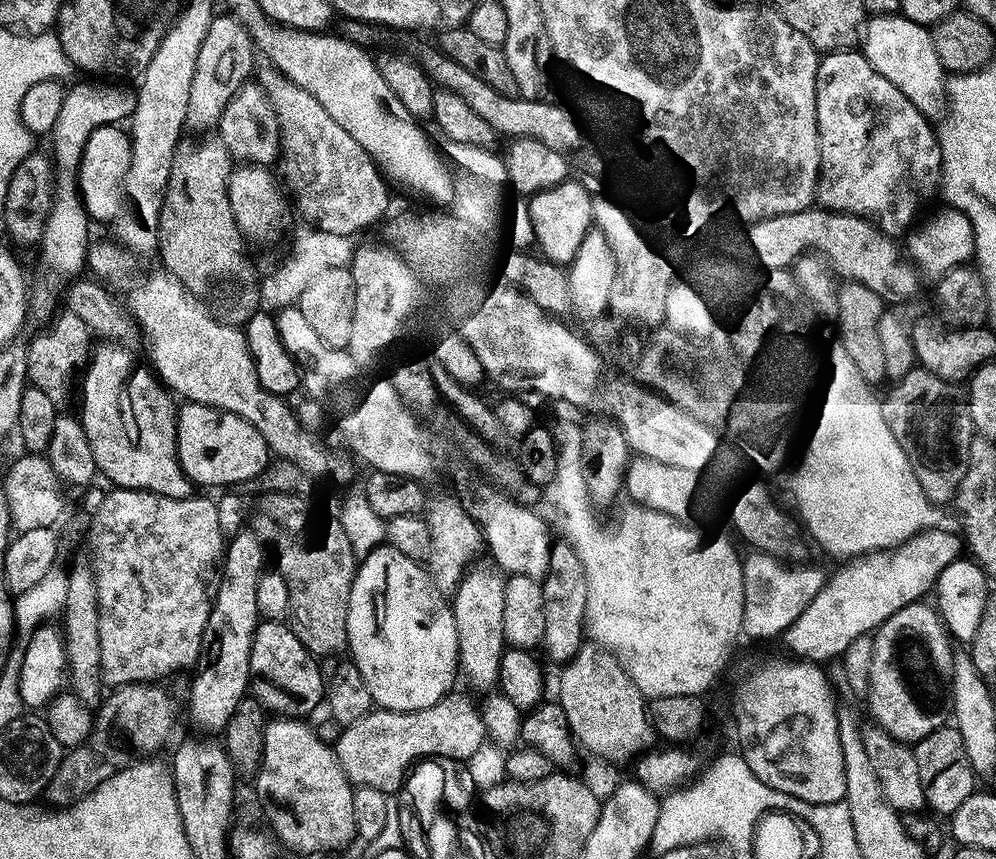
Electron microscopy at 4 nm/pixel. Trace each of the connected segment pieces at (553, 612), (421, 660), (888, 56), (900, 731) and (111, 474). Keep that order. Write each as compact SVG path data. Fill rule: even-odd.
M556 542L552 546L552 558L549 562L548 575L542 580L542 602L546 610L546 630L542 652L545 652L556 666L563 666L578 654L580 647L586 643L584 615L586 614L586 570L582 558L567 542Z
M387 542L380 544L368 556L363 557L359 561L356 577L353 580L353 588L350 590L346 630L348 631L347 651L352 651L349 652L350 659L358 666L358 670L362 670L362 678L366 678L366 686L370 686L373 705L396 712L422 711L424 708L431 708L453 691L452 683L455 682L456 676L458 680L458 665L460 662L460 647L458 646L454 614L445 593L436 589L436 584L433 582L427 567L421 561L406 558L406 554L394 550L391 544Z
M903 14L895 16L874 16L867 21L862 32L862 51L870 66L890 78L924 117L943 117L946 112L946 73L938 54L934 54L931 31L925 25L916 24Z
M917 602L898 610L876 629L866 695L871 719L901 744L915 746L950 720L951 660L954 641L931 603Z
M96 412L92 416L92 420L85 419L83 421L84 429L86 430L86 436L88 436L88 442L94 454L94 460L97 471L103 476L103 474L111 481L110 484L119 488L130 489L146 489L148 492L154 492L162 494L166 497L188 497L193 493L194 485L189 479L186 473L183 472L183 468L180 466L180 461L177 456L178 450L178 434L177 434L177 413L171 412Z

